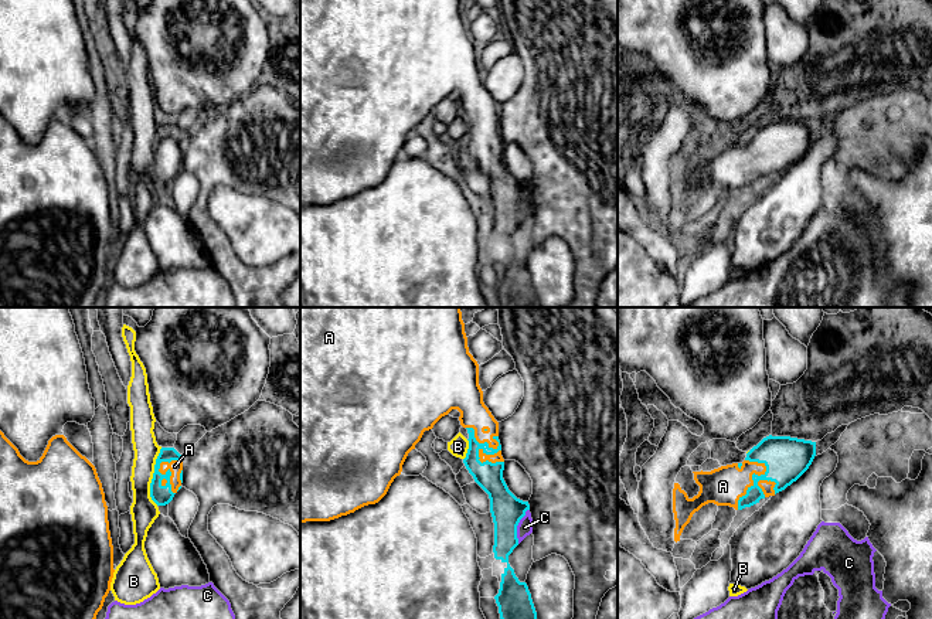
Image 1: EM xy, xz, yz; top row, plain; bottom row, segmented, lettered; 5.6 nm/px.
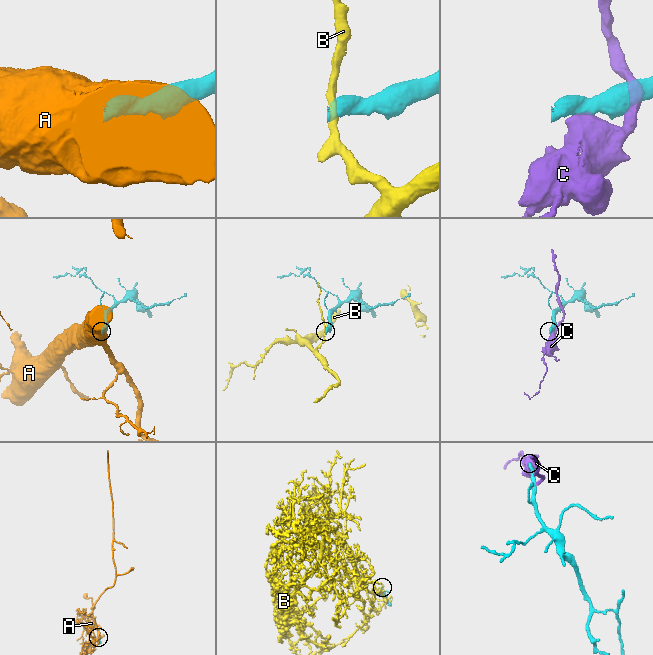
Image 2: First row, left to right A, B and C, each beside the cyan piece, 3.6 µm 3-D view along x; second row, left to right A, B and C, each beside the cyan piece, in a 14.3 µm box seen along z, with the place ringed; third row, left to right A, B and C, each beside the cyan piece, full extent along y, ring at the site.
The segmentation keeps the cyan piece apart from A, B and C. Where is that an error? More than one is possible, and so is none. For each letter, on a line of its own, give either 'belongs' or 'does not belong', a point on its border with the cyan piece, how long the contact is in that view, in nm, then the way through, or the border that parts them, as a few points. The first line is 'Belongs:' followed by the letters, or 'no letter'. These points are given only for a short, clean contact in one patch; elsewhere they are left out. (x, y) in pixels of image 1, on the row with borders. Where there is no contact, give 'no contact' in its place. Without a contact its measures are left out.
Belongs: A
A: belongs; meets cyan in xz at (490, 453); contact 300 nm long; runs through xz (489, 476), (479, 451), (490, 453), (497, 451), (473, 414)
B: does not belong; meets cyan in xy at (153, 476); contact 320 nm long; border along xy (162, 448), (150, 483), (150, 499), (156, 504)
C: does not belong; meets cyan in xz at (517, 524); contact 220 nm long

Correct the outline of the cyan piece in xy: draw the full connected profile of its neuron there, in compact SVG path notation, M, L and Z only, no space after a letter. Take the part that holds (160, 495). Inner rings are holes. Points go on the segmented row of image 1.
M161 448L150 483L150 497L157 506L169 504L183 483L183 455L174 448Z

